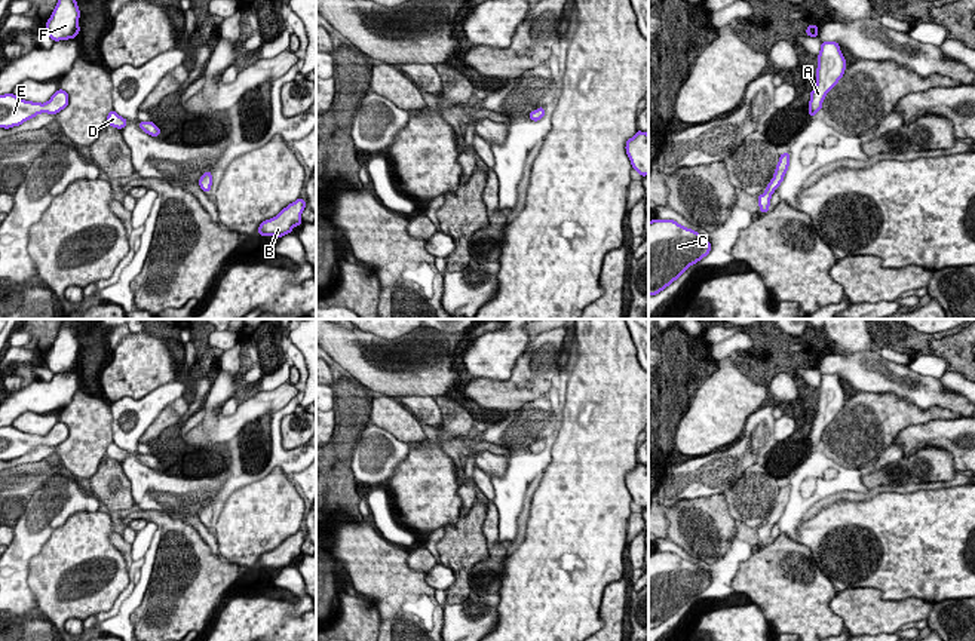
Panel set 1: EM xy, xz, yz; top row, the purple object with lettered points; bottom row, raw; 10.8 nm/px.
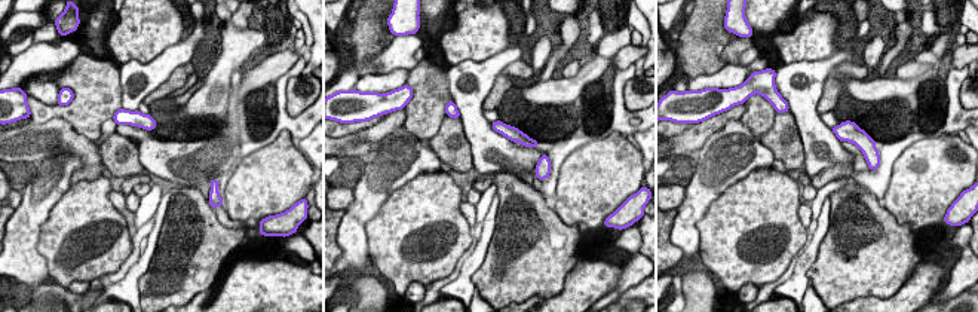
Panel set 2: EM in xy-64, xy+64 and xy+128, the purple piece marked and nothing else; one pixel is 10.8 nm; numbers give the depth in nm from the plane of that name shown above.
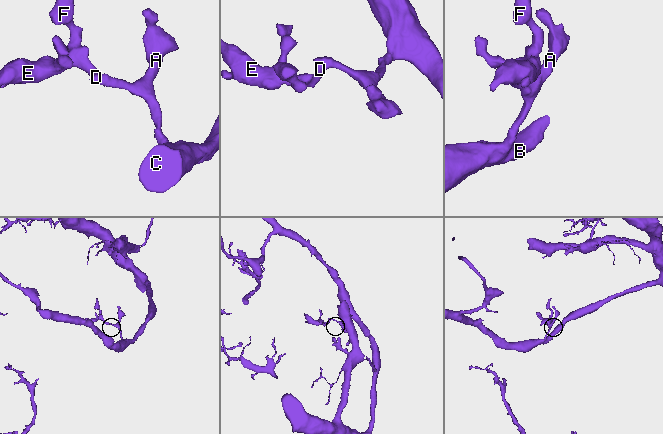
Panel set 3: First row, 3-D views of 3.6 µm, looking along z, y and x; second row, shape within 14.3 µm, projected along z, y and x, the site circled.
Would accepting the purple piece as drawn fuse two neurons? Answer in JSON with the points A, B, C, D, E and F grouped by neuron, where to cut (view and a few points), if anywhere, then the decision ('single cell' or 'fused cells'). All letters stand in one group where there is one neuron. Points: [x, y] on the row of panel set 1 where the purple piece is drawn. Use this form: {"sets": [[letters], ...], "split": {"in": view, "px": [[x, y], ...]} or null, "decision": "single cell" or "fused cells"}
{"sets": [["A", "B", "C", "D", "E", "F"]], "split": null, "decision": "single cell"}

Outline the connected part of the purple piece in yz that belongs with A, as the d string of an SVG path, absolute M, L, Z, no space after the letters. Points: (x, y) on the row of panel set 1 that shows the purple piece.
M822 42L821 52L816 59L816 86L809 93L810 117L813 117L822 108L824 98L843 77L847 65L837 42Z

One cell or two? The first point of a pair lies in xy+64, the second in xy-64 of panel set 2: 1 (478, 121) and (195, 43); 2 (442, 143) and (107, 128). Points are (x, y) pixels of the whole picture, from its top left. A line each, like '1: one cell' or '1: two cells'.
1: one cell
2: two cells

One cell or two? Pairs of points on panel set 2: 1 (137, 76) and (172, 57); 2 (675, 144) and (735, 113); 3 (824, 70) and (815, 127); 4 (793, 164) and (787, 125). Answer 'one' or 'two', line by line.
1: one
2: one
3: one
4: one

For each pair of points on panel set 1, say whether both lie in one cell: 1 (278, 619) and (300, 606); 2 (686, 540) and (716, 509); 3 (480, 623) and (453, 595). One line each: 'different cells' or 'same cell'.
1: different cells
2: same cell
3: different cells

